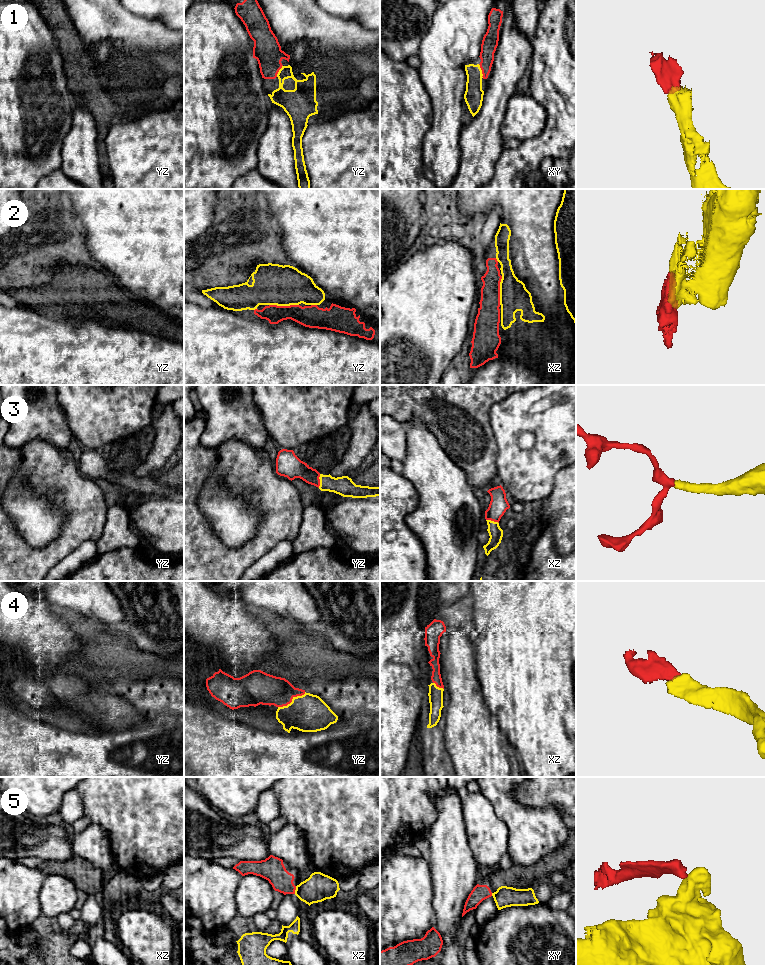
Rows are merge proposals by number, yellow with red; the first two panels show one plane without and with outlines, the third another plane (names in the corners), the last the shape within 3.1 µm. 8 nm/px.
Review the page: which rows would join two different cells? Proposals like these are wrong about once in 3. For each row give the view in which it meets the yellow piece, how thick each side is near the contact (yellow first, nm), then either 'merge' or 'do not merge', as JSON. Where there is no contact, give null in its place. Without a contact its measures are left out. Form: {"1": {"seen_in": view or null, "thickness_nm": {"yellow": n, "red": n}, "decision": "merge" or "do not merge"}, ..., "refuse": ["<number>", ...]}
{"1": {"seen_in": "xy", "thickness_nm": {"yellow": 150, "red": 130}, "decision": "merge"}, "2": {"seen_in": "yz", "thickness_nm": {"yellow": 340, "red": 180}, "decision": "merge"}, "3": {"seen_in": "yz", "thickness_nm": {"yellow": 160, "red": 170}, "decision": "merge"}, "4": {"seen_in": "yz", "thickness_nm": {"yellow": 300, "red": 240}, "decision": "merge"}, "5": {"seen_in": "xz", "thickness_nm": {"yellow": 220, "red": 190}, "decision": "do not merge"}, "refuse": ["5"]}

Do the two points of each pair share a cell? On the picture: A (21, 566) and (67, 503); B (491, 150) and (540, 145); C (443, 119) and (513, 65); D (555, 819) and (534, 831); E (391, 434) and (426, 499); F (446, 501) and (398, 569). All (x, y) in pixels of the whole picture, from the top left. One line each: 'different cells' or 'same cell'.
A: same cell
B: different cells
C: different cells
D: same cell
E: different cells
F: different cells

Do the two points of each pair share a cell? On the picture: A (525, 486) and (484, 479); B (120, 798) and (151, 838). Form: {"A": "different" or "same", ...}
{"A": "different", "B": "same"}

